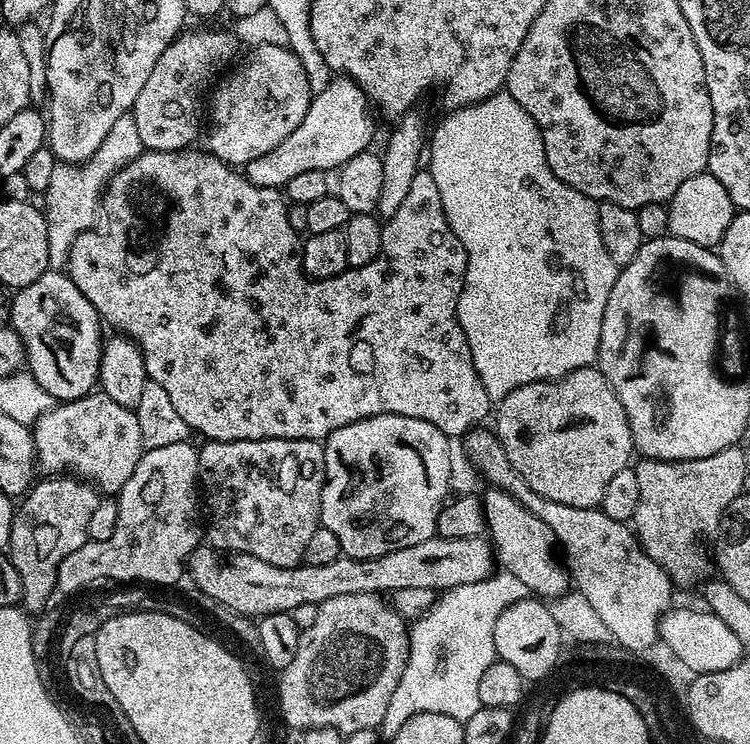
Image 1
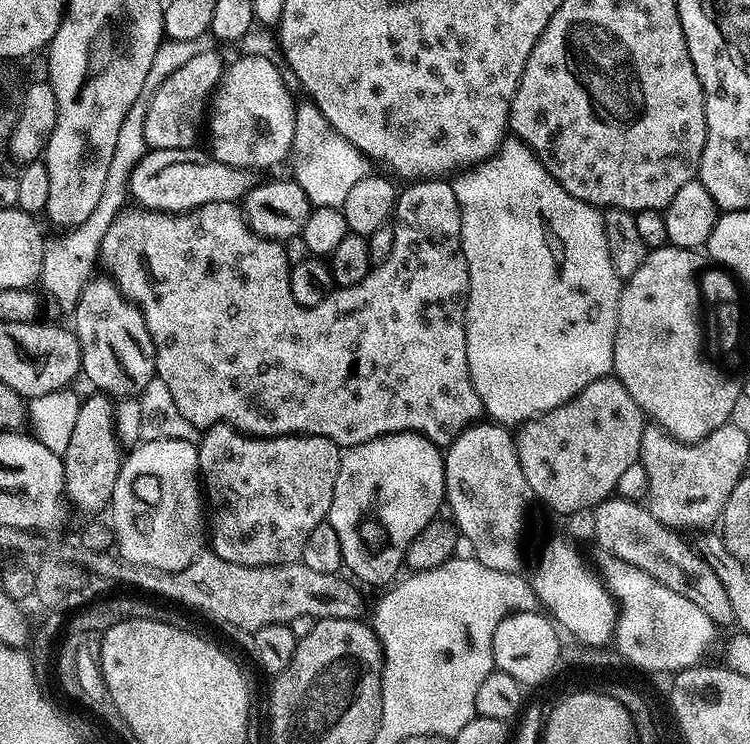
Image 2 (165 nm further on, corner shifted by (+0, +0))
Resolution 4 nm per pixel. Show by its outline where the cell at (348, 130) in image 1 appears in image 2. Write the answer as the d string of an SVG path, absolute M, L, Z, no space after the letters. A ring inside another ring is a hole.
M200 146L162 150L153 148L135 161L128 178L127 195L139 207L149 212L189 212L210 202L243 201L254 183L253 173L247 168L234 168L213 158Z

